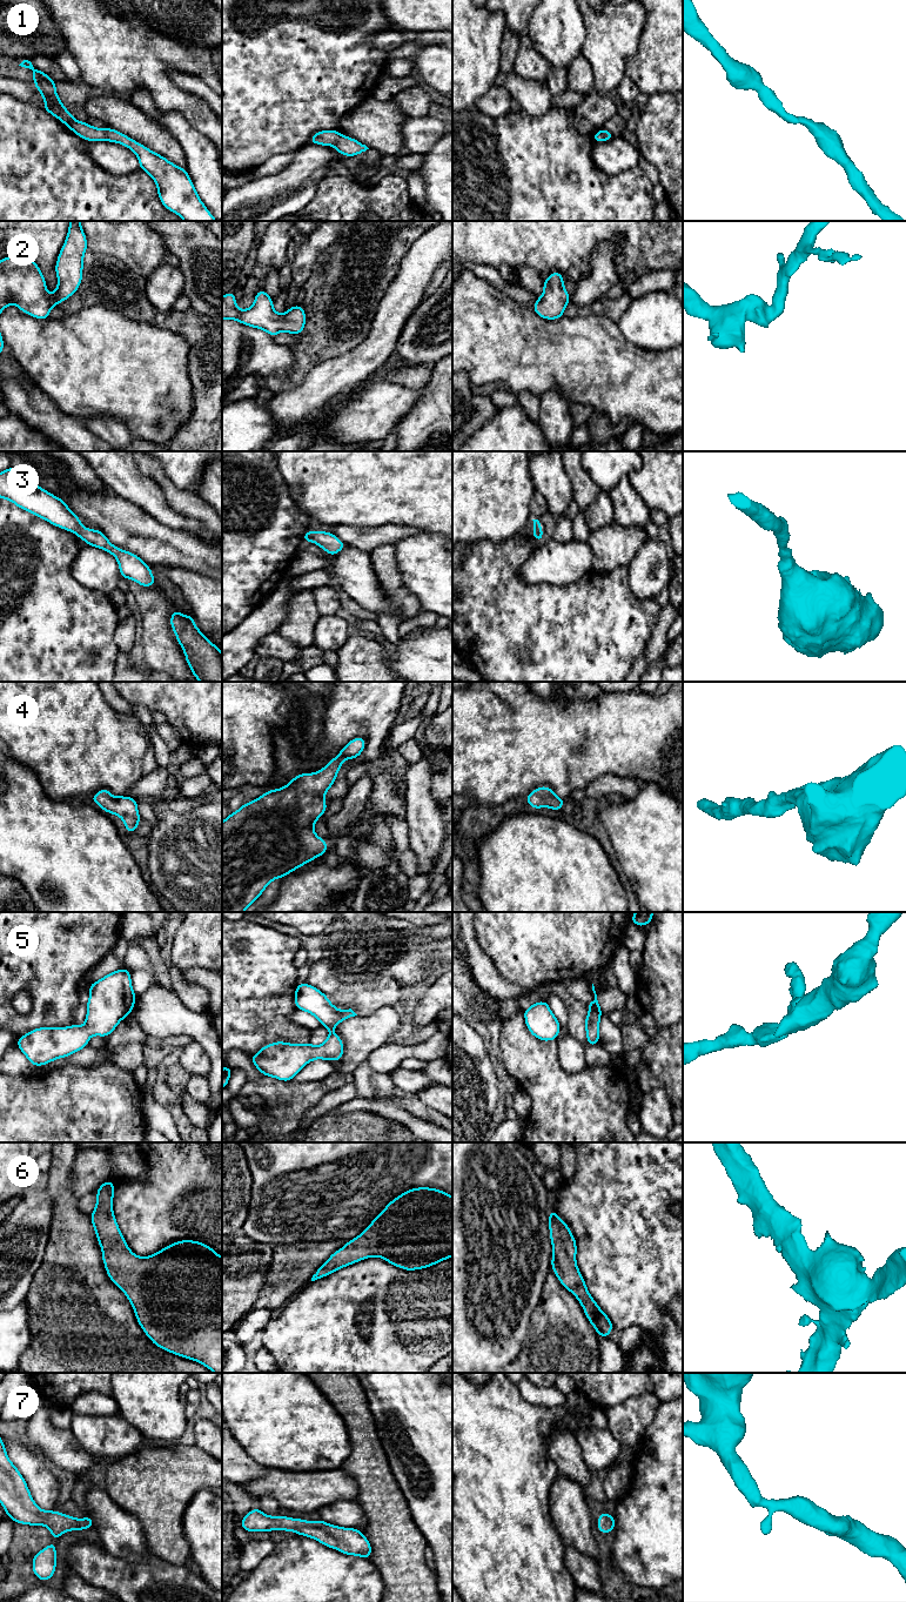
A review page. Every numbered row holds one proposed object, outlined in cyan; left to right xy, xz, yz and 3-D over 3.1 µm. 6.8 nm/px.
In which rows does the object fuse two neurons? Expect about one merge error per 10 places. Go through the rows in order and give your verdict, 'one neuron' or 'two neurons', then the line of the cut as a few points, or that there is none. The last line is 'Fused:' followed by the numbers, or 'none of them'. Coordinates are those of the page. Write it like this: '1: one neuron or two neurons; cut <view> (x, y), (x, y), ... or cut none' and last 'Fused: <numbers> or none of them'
1: one neuron; cut none
2: one neuron; cut none
3: one neuron; cut none
4: one neuron; cut none
5: one neuron; cut none
6: one neuron; cut none
7: one neuron; cut none
Fused: none of them

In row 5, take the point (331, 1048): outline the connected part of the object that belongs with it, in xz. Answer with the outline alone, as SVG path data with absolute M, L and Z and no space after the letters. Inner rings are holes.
M330 1032L327 1040L320 1046L311 1045L309 1041L290 1044L278 1040L263 1046L250 1059L263 1077L291 1081L308 1063L315 1059L342 1060L343 1041L335 1032Z

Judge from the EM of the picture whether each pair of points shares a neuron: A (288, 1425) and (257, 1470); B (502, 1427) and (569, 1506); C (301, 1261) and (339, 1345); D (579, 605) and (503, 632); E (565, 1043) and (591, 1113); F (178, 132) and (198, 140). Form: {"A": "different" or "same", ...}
{"A": "different", "B": "different", "C": "different", "D": "same", "E": "different", "F": "same"}

